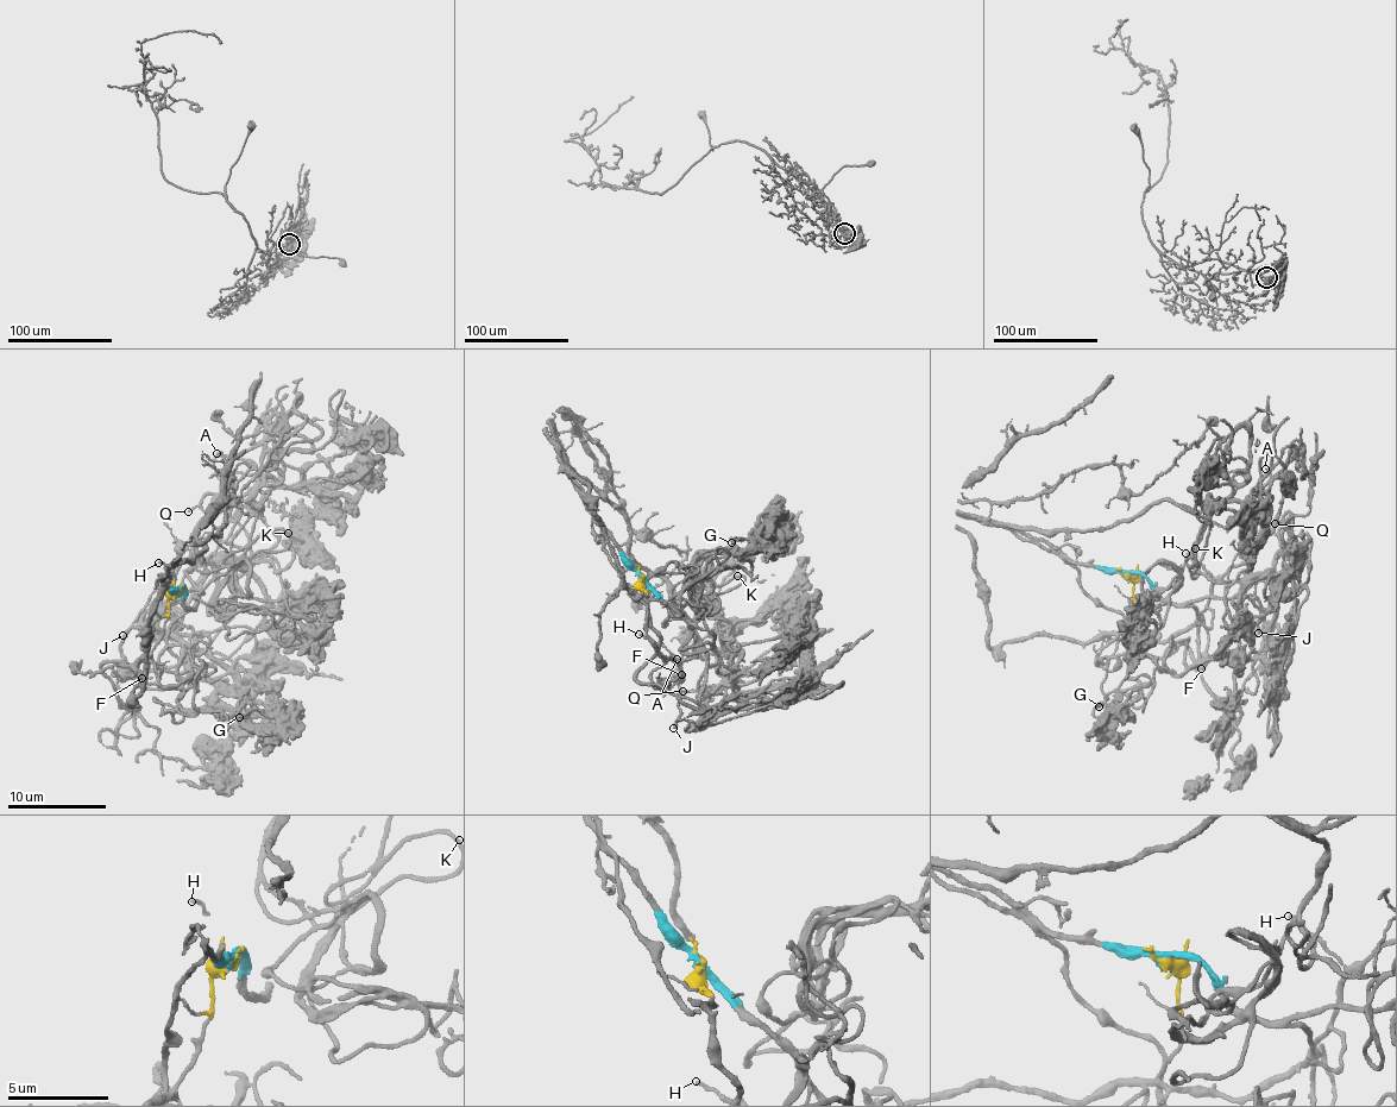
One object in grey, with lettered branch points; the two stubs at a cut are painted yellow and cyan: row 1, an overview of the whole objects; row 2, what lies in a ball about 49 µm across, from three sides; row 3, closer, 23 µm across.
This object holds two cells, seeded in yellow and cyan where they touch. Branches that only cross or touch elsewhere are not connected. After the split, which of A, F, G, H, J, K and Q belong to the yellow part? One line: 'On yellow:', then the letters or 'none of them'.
On yellow: F, H, J

